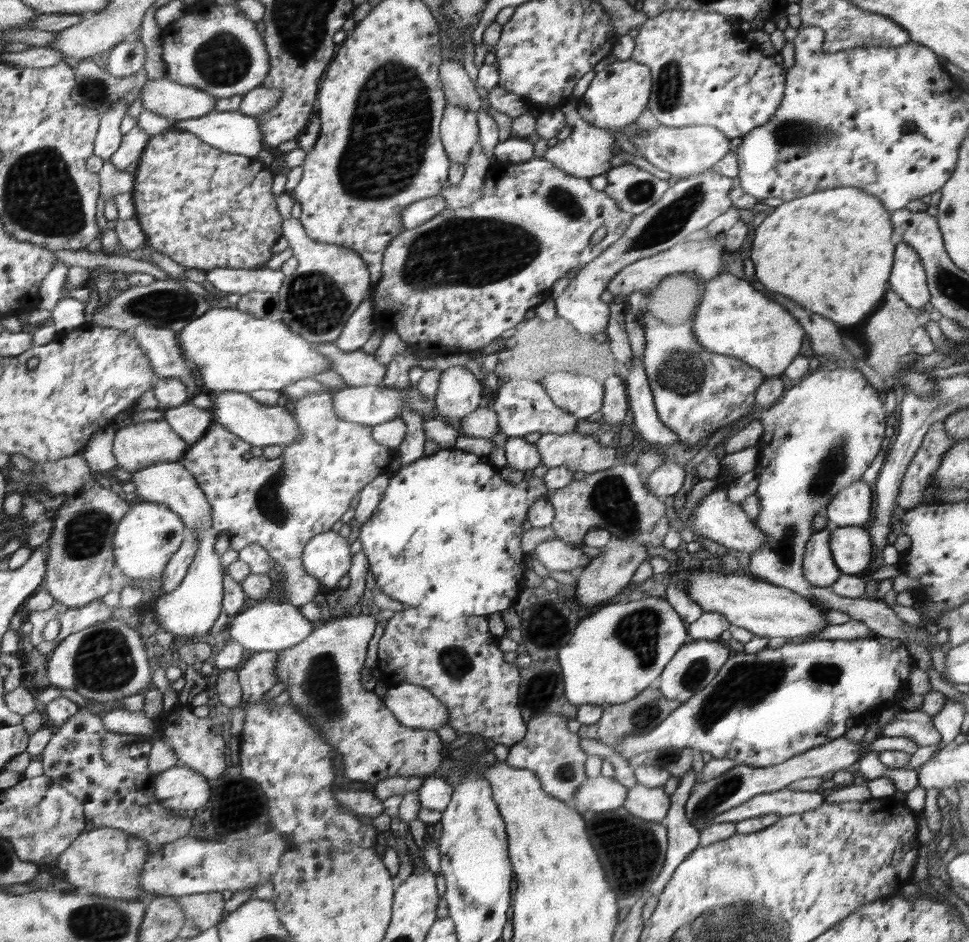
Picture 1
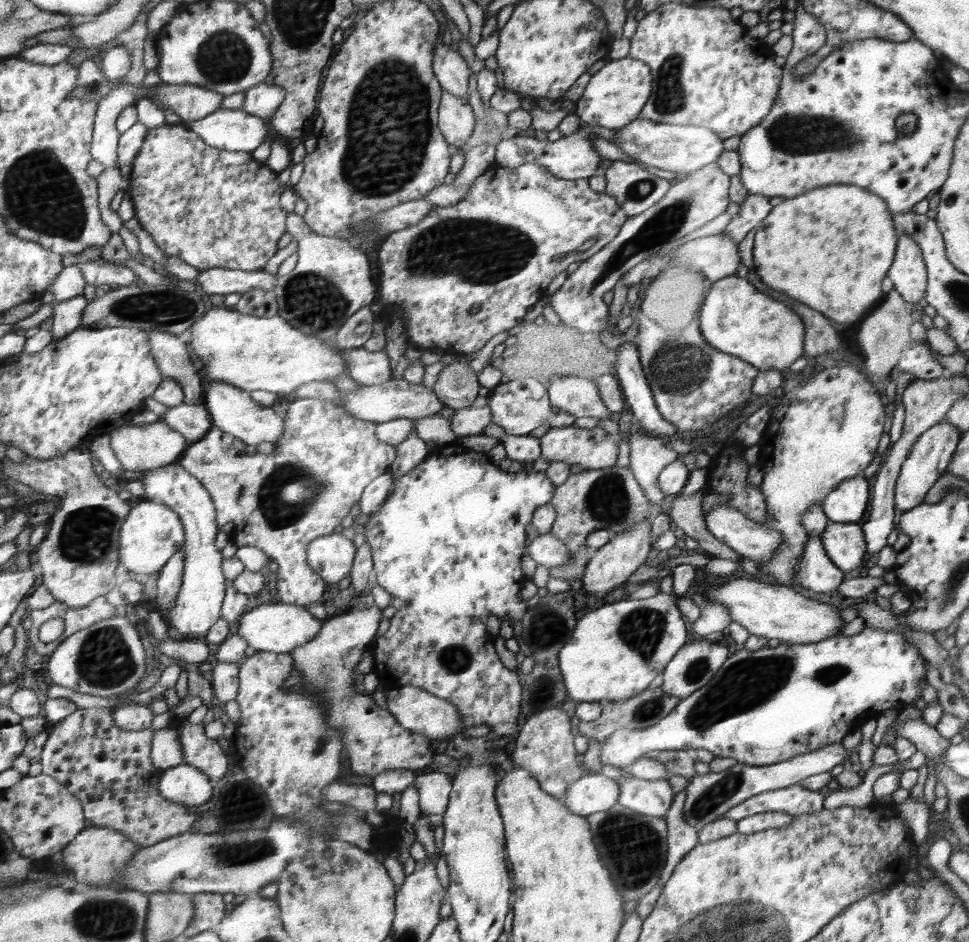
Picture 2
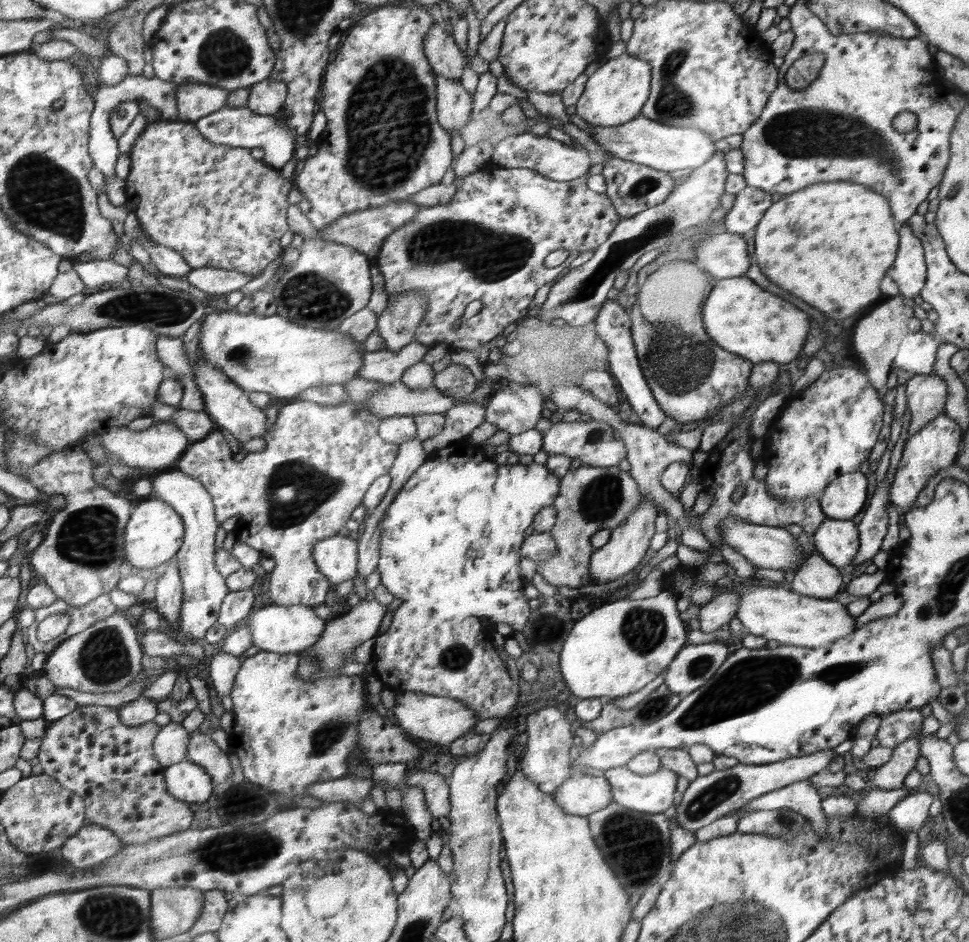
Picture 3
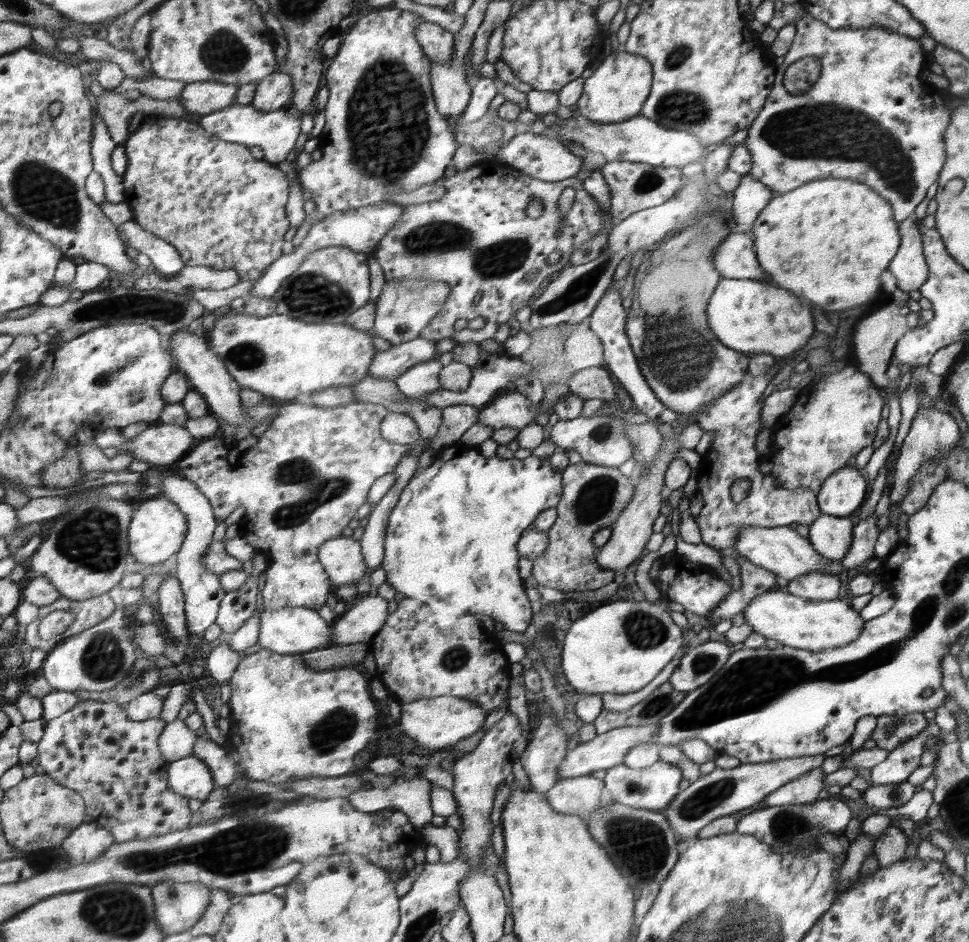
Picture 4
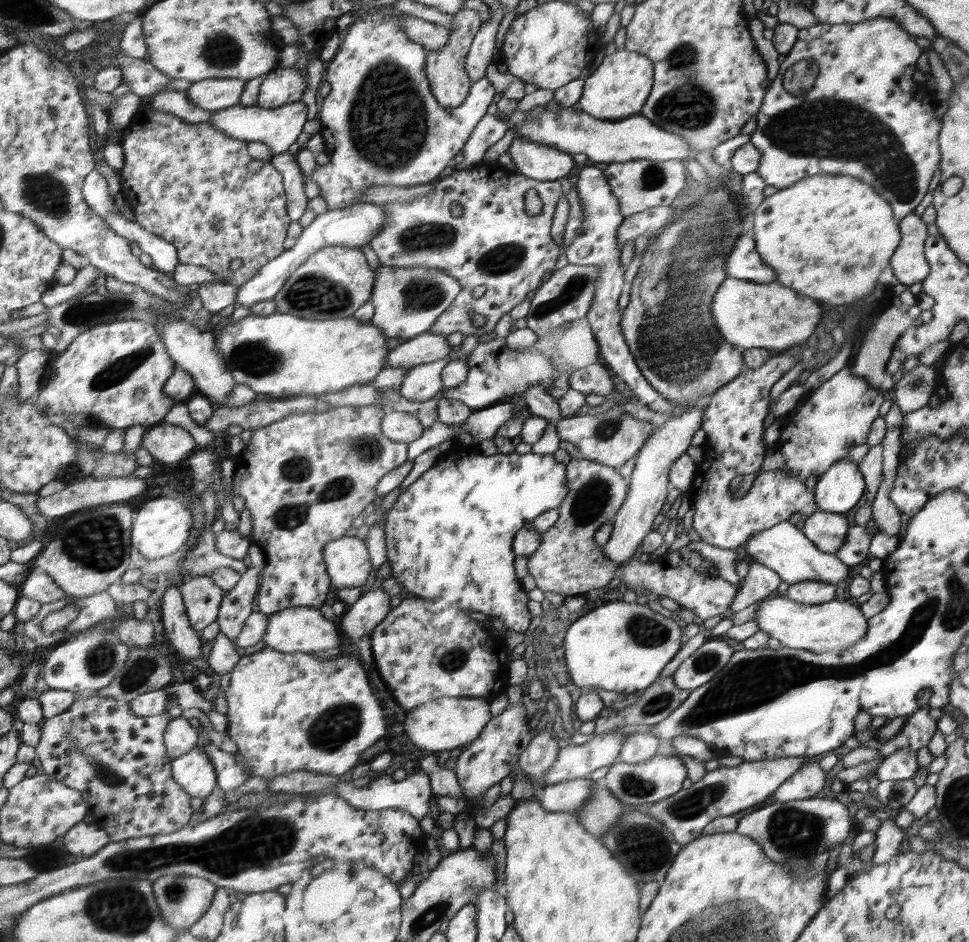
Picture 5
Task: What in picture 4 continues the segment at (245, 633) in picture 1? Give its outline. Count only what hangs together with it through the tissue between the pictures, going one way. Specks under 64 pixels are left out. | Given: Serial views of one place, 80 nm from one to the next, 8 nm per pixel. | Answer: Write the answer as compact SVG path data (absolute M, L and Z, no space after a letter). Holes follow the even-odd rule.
M290 607L260 613L257 642L262 649L276 651L278 654L305 653L326 648L332 642L332 623L320 618L311 607Z

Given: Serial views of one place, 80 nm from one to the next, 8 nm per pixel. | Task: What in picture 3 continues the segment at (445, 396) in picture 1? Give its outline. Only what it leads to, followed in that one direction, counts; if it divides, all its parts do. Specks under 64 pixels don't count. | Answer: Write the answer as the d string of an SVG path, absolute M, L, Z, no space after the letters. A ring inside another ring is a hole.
M451 363L436 373L434 387L442 393L456 399L468 399L476 390L477 381L472 372L462 364Z

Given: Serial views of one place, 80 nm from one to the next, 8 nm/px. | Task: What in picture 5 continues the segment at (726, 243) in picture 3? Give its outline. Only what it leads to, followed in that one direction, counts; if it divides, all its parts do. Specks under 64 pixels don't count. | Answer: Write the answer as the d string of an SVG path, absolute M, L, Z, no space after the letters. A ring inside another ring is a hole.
M740 236L740 242L735 242L727 256L726 271L728 277L756 282L770 282L776 274L760 260L750 236Z

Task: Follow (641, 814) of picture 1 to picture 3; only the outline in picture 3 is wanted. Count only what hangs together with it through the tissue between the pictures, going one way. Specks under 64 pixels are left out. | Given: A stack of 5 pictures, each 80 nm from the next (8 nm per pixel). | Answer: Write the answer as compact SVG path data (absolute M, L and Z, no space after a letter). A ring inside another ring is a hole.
M627 765L608 769L604 771L604 776L611 786L613 804L622 809L631 809L637 812L659 814L666 813L671 809L676 794L676 780L678 773L670 768L661 765L654 774L636 774L635 771L628 770Z

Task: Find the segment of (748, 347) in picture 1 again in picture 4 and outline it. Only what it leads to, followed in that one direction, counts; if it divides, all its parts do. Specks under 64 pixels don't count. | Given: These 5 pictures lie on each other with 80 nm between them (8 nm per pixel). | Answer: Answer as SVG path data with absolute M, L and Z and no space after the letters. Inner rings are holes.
M722 279L711 294L707 318L716 338L726 347L747 357L770 354L788 356L804 346L814 332L814 318L808 304L802 304L792 292L756 280Z

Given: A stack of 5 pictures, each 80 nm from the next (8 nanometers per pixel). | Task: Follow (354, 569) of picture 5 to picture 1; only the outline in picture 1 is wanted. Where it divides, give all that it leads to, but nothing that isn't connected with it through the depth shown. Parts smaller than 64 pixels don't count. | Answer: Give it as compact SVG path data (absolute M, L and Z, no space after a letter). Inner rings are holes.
M329 530L311 539L312 542L307 542L308 550L304 550L303 569L317 578L327 592L337 589L338 582L354 564L348 538L339 535L338 531Z

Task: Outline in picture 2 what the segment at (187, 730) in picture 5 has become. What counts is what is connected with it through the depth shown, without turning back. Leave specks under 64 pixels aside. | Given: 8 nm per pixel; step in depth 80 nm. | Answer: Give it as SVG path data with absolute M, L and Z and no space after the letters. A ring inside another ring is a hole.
M168 725L154 731L151 742L151 761L156 768L163 771L183 762L179 734L175 727Z

